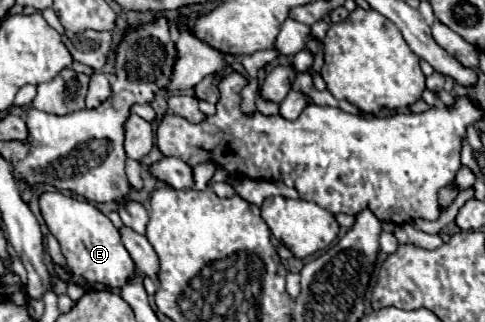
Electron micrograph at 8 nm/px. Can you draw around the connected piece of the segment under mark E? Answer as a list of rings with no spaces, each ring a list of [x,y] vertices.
[[[43,192],[39,196],[39,208],[41,214],[51,230],[51,234],[59,240],[61,250],[67,258],[67,266],[83,276],[89,282],[99,282],[105,286],[123,286],[129,276],[135,272],[133,258],[121,244],[119,230],[113,226],[113,222],[91,202],[67,196],[63,192]]]

